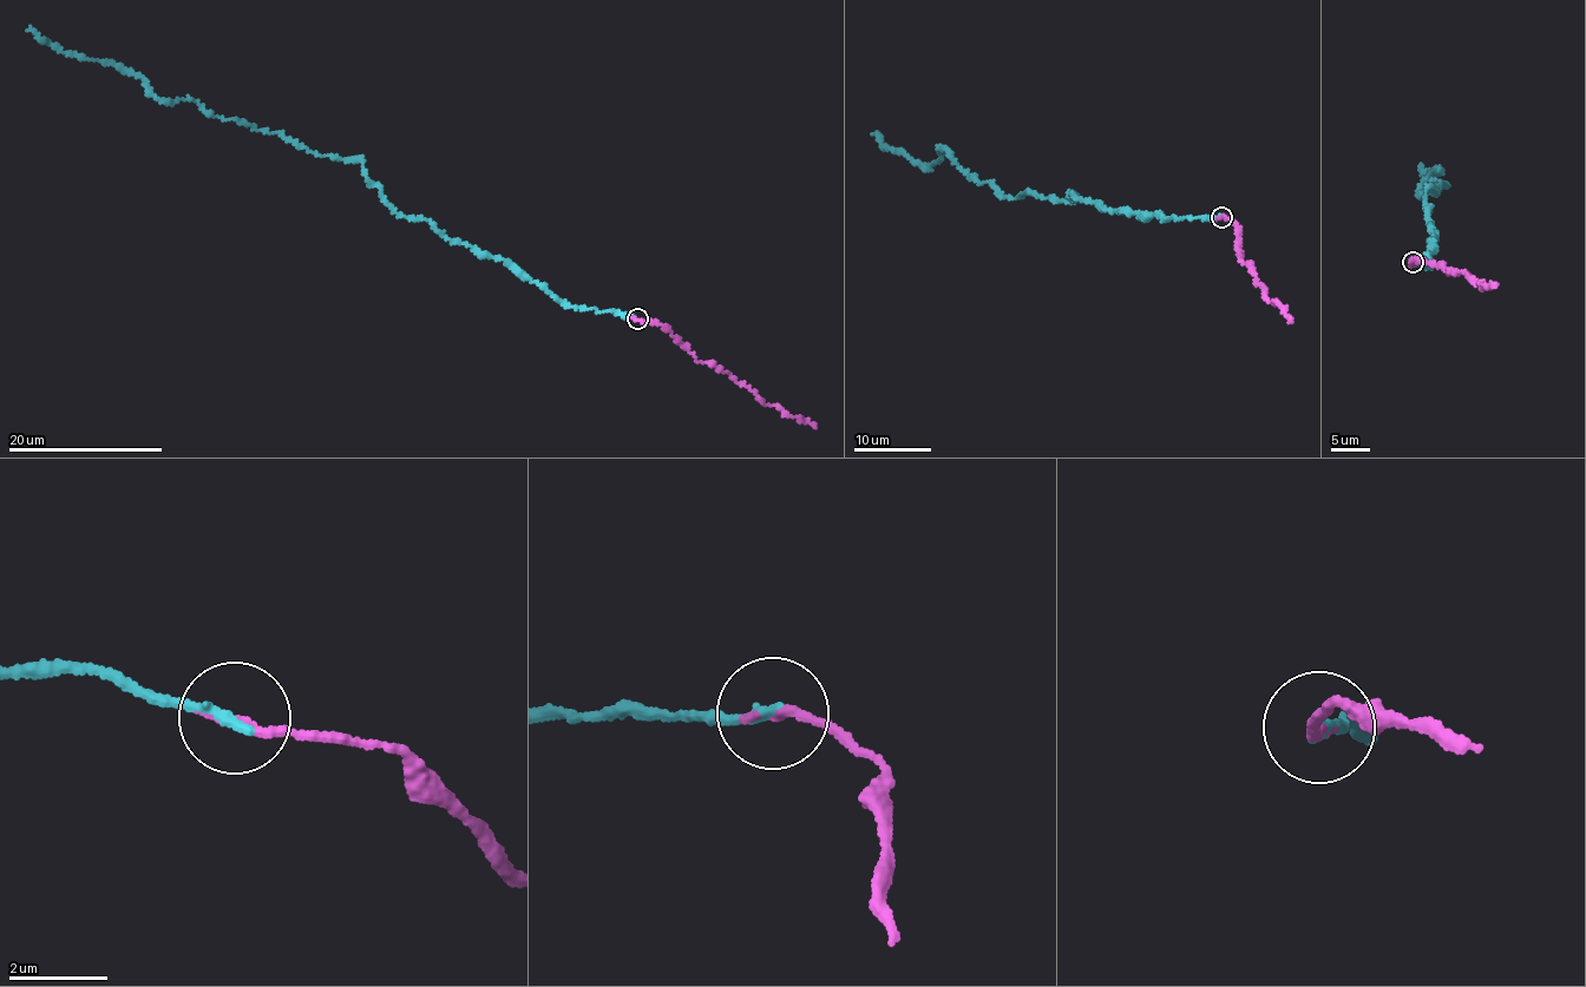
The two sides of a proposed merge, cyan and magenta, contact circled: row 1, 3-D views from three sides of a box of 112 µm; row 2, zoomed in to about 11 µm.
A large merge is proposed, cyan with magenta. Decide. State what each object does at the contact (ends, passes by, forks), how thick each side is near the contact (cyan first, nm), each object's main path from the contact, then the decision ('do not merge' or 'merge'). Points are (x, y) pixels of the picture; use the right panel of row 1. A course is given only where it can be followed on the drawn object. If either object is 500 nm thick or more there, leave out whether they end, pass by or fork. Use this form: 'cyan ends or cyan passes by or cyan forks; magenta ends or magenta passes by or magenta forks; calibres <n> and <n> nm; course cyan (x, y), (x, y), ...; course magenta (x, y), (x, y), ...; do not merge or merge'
cyan ends; magenta ends; calibres 240 and 180 nm; course cyan (1413, 263), (1432, 268), (1428, 188), (1447, 185), (1433, 181), (1421, 196), (1440, 173), (1421, 168); course magenta (1413, 263), (1415, 258), (1439, 263), (1453, 272), (1462, 270), (1483, 287), (1496, 283); merge

